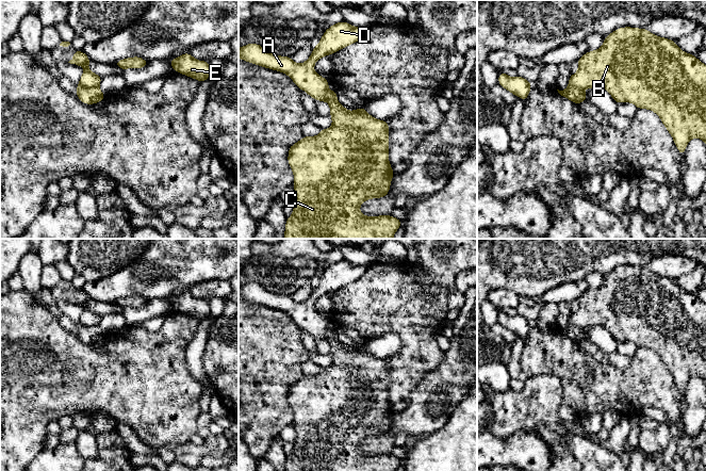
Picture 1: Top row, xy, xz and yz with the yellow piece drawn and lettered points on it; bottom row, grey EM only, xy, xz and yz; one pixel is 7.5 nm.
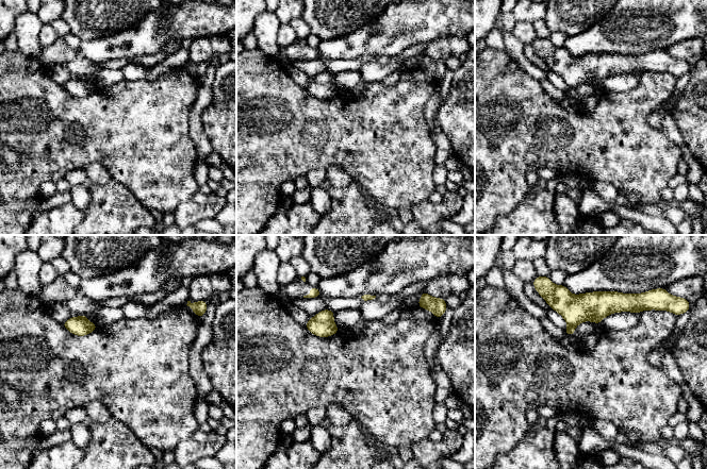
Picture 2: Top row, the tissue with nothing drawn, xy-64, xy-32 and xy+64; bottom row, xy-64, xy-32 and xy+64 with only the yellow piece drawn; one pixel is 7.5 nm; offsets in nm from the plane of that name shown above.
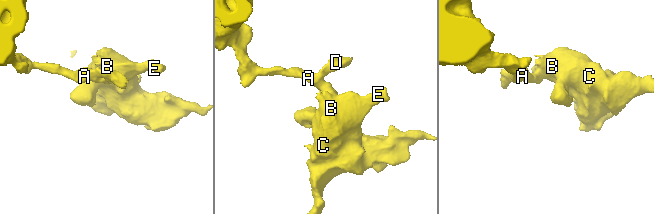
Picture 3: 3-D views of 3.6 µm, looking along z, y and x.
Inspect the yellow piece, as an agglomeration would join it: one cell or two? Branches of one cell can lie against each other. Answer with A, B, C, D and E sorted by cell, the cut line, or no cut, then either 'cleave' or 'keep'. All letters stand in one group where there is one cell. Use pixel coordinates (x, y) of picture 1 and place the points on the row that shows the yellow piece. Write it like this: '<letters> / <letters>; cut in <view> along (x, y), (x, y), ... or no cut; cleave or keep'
A D / B C E; cut in xy along (78, 84), (97, 87); cleave

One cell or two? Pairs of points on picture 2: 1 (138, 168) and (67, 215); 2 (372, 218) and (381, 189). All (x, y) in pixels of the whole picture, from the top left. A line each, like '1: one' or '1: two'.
1: two
2: two

